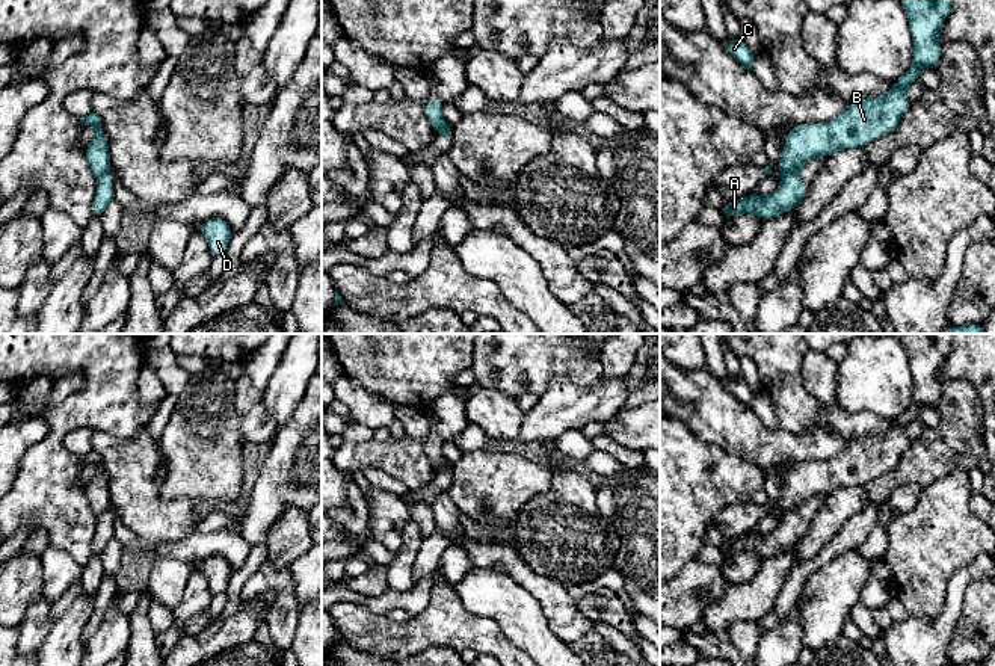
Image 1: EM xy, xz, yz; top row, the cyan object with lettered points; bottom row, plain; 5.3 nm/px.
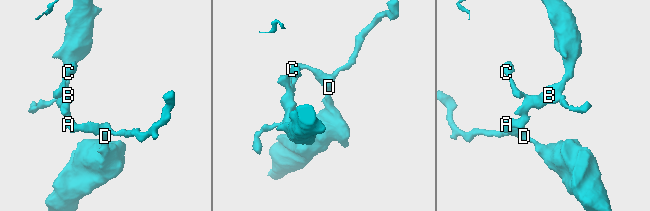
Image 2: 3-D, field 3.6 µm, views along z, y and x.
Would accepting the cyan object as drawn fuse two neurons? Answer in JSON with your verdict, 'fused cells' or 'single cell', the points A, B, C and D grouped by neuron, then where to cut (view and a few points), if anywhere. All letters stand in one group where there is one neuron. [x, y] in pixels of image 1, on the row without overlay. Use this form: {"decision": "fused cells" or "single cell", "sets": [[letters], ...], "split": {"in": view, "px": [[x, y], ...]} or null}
{"decision": "fused cells", "sets": [["A", "D"], ["B", "C"]], "split": {"in": "yz", "px": [[797, 508], [784, 514]]}}

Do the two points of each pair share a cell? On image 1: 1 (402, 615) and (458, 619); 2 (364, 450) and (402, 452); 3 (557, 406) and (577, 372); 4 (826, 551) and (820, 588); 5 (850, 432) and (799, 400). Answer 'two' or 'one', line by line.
1: two
2: one
3: two
4: two
5: one

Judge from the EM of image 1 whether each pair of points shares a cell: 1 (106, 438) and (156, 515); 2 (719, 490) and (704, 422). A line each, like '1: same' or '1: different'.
1: same
2: different

